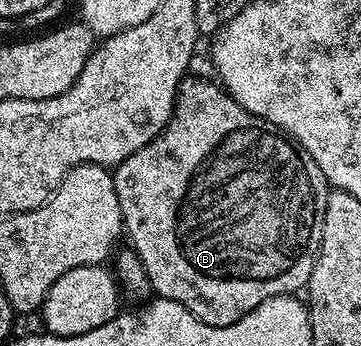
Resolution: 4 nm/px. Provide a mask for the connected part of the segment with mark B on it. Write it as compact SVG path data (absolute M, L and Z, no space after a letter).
M186 74L177 86L177 102L173 104L173 116L169 118L169 124L164 131L155 136L146 147L131 153L131 157L118 163L112 168L111 174L115 185L115 197L119 197L121 221L127 243L129 239L128 246L139 257L147 273L152 294L183 305L183 309L195 313L195 317L199 317L199 321L207 325L226 327L235 325L235 321L247 317L247 313L251 313L263 301L276 295L300 292L300 287L302 290L308 284L323 237L323 217L331 188L319 165L315 165L311 153L307 153L307 149L298 147L271 121L247 113L247 109L243 109L243 105L233 100L216 82L208 83L207 80L193 74Z

